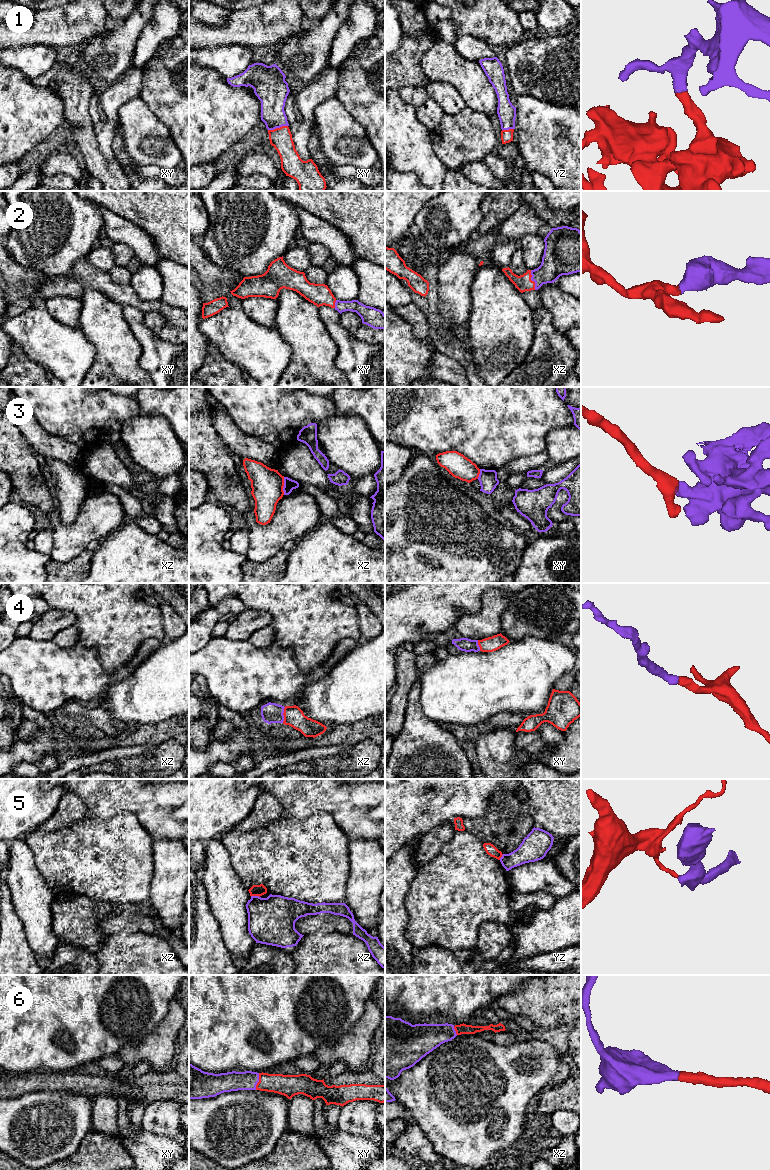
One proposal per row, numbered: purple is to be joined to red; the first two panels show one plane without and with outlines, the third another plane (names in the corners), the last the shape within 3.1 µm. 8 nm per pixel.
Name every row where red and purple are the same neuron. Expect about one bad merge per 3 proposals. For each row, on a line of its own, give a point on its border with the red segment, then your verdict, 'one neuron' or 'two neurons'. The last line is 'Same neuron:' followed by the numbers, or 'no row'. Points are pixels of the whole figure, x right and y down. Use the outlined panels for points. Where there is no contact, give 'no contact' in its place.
1: xy (277, 128) | one neuron
2: xz (531, 280) | one neuron
3: xz (283, 486) | two neurons
4: xz (283, 714) | one neuron
5: xz (255, 895) | two neurons
6: xy (259, 1081) | one neuron
Same neuron: 1, 2, 4, 6

